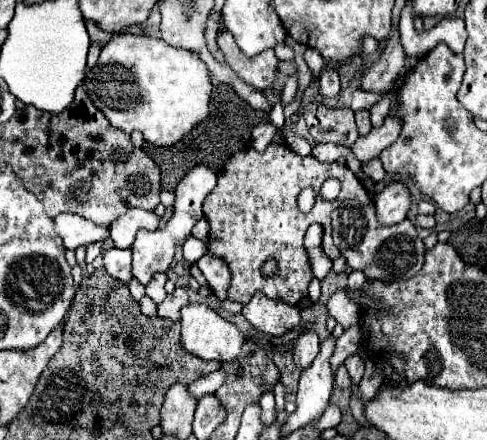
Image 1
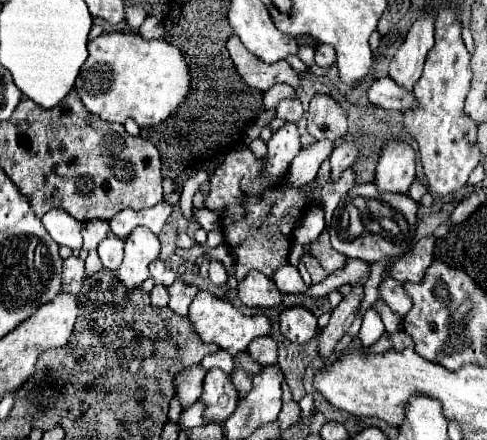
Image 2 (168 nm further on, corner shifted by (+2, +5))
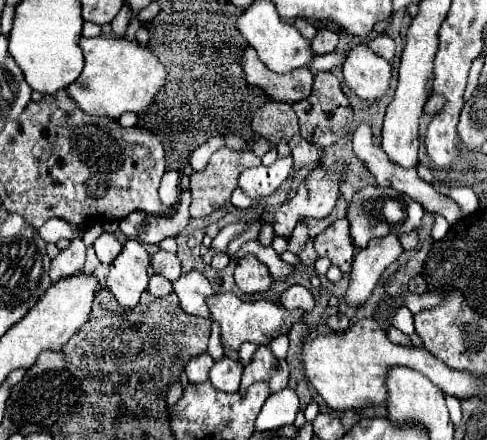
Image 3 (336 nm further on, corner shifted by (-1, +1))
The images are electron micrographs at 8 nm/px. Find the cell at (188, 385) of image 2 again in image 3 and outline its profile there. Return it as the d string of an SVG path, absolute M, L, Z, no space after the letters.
M208 352L200 354L200 358L192 358L192 362L188 362L188 366L184 368L188 382L190 384L202 384L208 380L208 372L214 366L214 360L210 358Z

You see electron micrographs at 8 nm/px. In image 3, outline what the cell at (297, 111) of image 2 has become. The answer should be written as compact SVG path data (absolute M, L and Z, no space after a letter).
M298 133L289 140L289 147L294 156L294 168L304 168L304 166L314 166L320 164L322 150L318 146L312 146Z

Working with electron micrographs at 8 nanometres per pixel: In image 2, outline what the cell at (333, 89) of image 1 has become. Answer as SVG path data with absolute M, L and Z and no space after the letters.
M319 44L315 48L315 62L317 62L317 66L331 66L335 62L335 50L331 46Z

